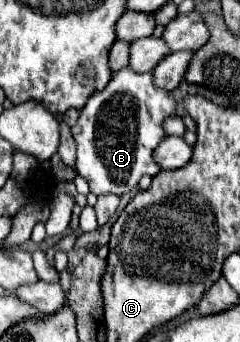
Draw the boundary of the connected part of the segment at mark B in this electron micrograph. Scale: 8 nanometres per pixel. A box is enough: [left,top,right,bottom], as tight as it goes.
[71,68,177,194]

